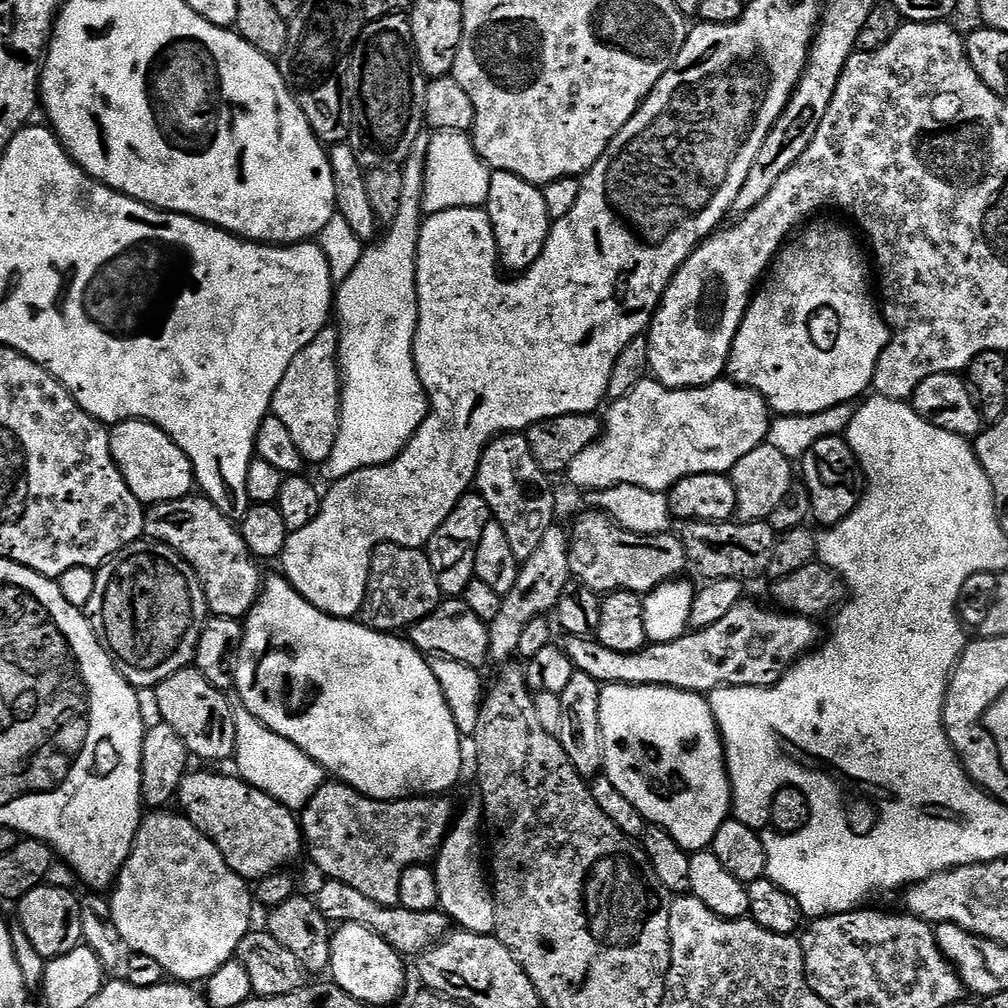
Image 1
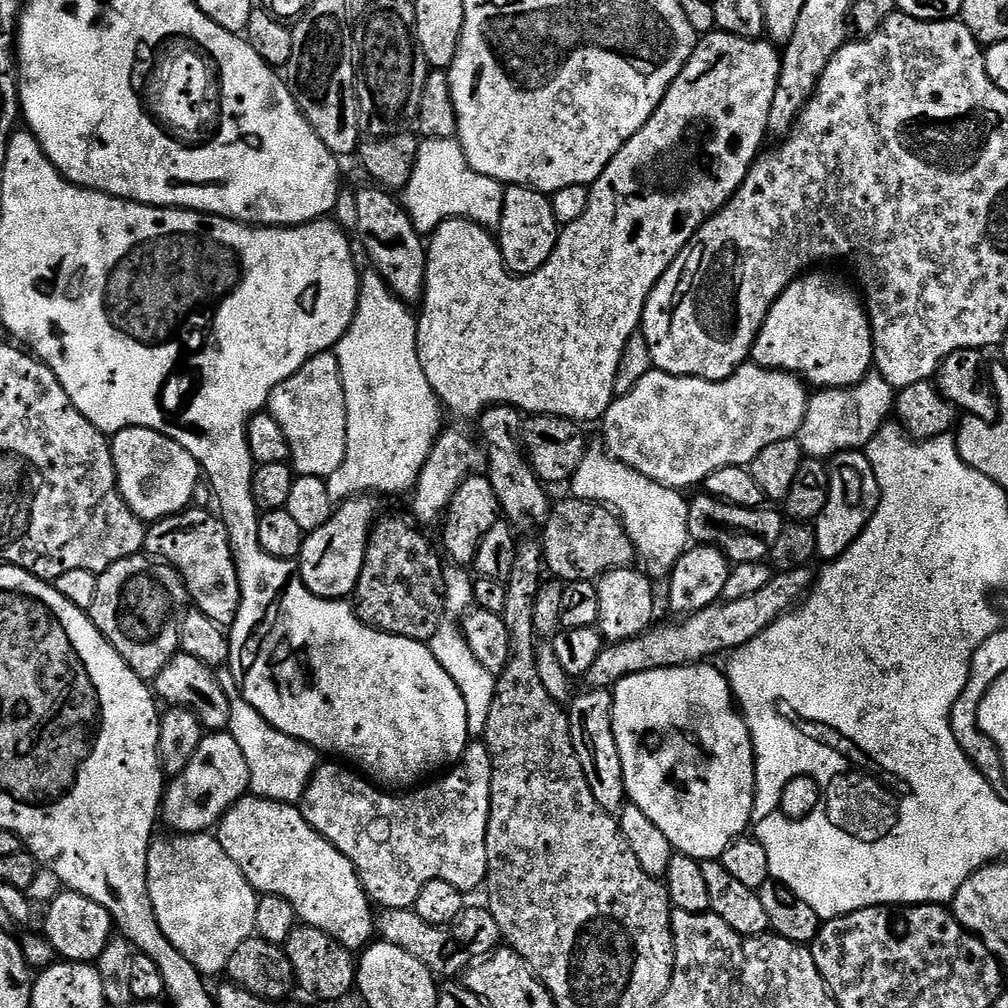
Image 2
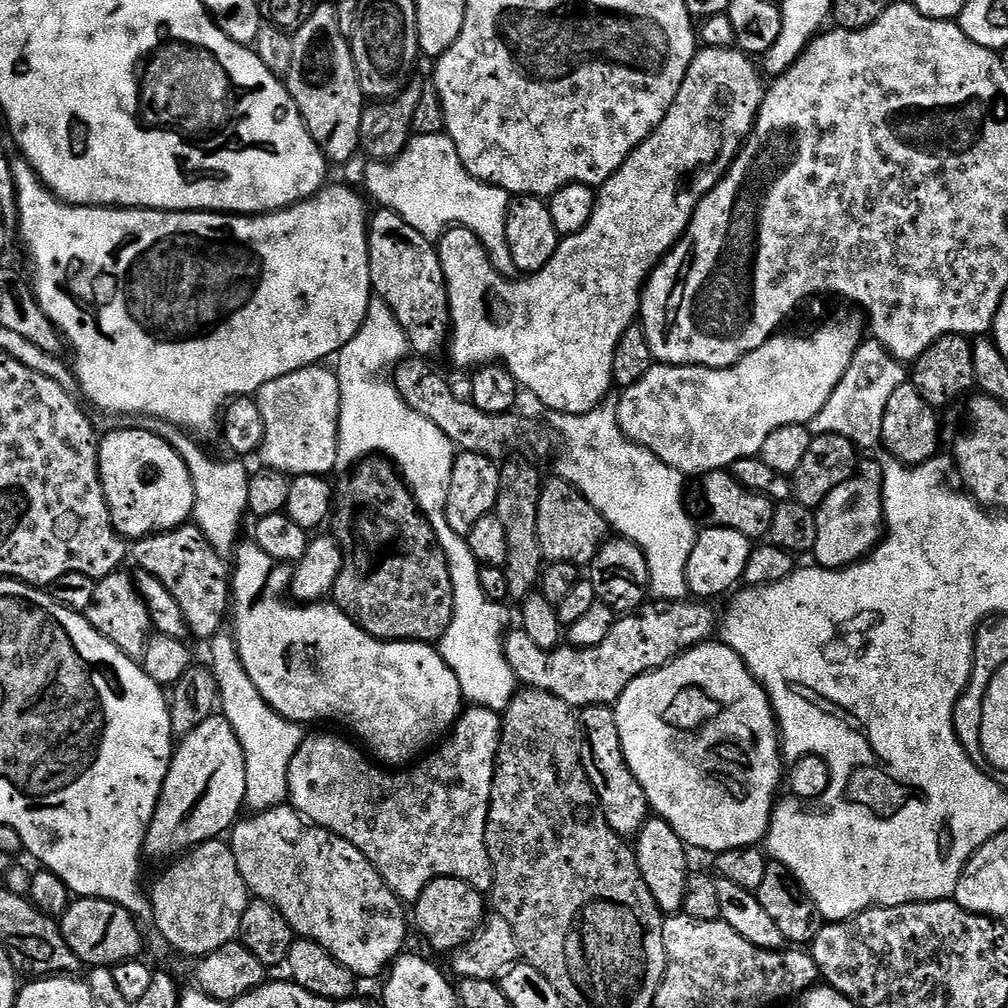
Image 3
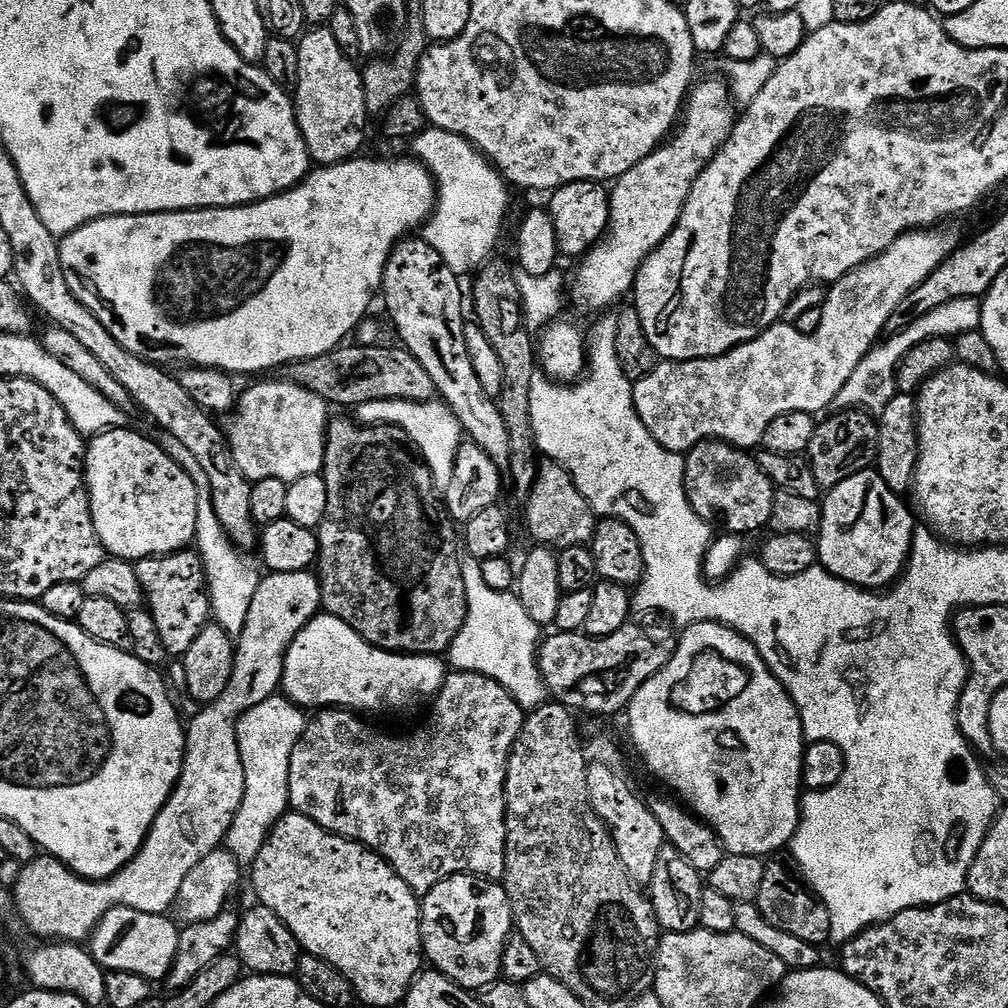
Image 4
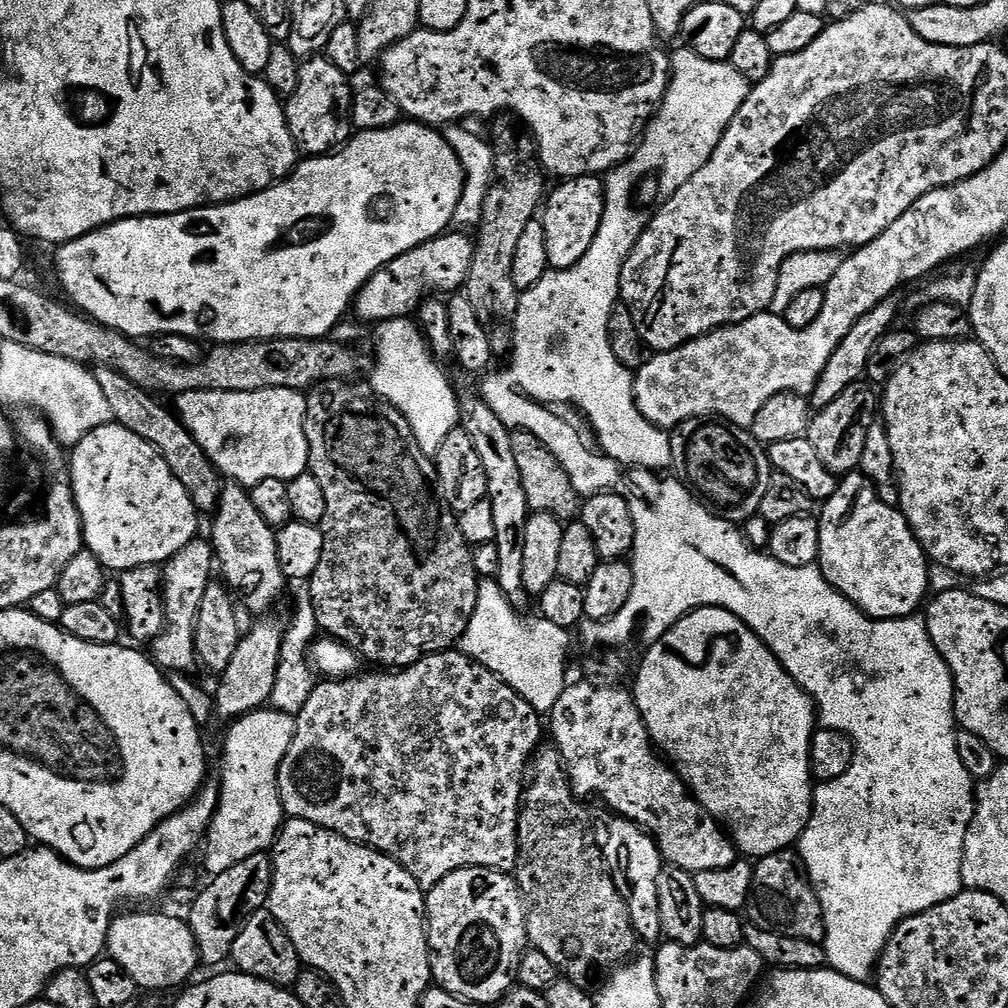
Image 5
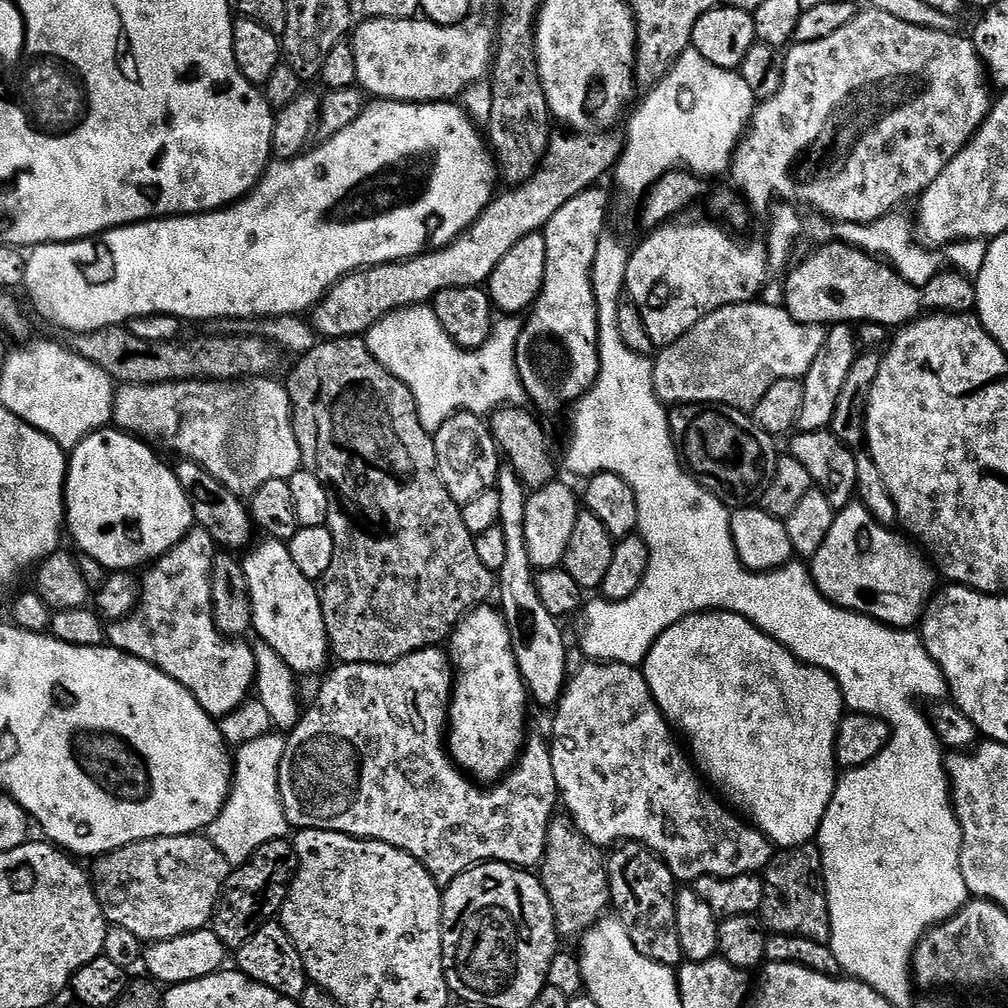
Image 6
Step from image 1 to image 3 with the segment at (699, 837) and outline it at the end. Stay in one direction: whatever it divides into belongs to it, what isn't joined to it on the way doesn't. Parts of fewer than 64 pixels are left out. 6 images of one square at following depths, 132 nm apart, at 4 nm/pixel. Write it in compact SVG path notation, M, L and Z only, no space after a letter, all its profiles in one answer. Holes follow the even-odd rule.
M723 642L697 644L695 648L680 653L675 660L660 668L647 672L644 676L634 678L630 686L614 705L618 722L618 738L622 742L622 754L648 799L648 807L659 819L664 820L676 831L689 849L701 848L704 852L715 854L729 852L735 848L750 848L759 845L767 837L768 825L773 823L772 803L776 800L776 787L782 784L782 768L780 772L780 756L782 757L782 741L778 735L776 715L772 712L772 703L768 701L768 692L762 684L752 677L748 667L740 661L740 655Z

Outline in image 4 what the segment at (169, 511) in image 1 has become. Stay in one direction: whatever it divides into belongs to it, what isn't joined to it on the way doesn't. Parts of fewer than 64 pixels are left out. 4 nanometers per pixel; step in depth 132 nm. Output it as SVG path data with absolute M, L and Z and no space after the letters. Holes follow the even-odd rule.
M185 550L183 552L172 552L168 556L147 556L145 560L137 560L134 564L138 582L140 583L141 590L144 591L144 604L146 611L152 616L154 626L158 628L158 638L162 640L162 646L165 653L169 657L176 656L176 658L183 658L186 650L190 650L190 642L194 642L194 638L198 636L200 631L210 622L210 601L208 598L208 582L204 579L204 564L200 561L200 554L195 550Z

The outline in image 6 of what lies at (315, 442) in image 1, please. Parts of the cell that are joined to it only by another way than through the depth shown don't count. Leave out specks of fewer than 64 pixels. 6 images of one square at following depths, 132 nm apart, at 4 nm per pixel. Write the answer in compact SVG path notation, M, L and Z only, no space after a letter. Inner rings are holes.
M245 378L243 380L179 380L169 384L126 384L115 389L112 397L112 415L111 423L115 427L133 435L143 438L145 441L161 440L172 452L177 452L177 457L185 460L193 460L198 466L205 468L226 490L230 490L236 496L247 497L262 482L274 482L275 480L288 481L295 472L301 471L300 464L300 444L296 441L296 432L292 429L292 424L288 419L292 416L294 405L292 399L288 397L287 389L283 383L280 384L276 378Z

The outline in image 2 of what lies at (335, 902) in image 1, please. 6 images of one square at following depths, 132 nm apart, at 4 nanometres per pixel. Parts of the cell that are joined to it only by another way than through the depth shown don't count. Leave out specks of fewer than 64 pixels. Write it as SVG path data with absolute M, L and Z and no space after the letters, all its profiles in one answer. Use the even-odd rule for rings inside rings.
M480 906L480 908L465 907L464 911L458 914L458 918L452 920L451 924L426 922L422 918L418 918L418 914L412 908L390 908L379 913L378 936L383 943L398 946L402 950L406 950L406 954L414 954L414 958L422 961L431 972L440 978L459 977L473 962L489 955L502 940L498 922L494 922L494 918L484 906Z

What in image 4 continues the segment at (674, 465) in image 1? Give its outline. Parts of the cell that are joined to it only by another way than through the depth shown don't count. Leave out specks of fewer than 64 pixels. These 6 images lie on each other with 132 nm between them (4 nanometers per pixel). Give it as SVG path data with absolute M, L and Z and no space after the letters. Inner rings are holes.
M913 230L902 234L884 252L837 280L827 289L828 297L820 308L820 325L813 332L799 332L791 323L777 322L752 340L720 356L657 363L653 372L633 383L632 397L638 418L642 418L646 430L661 448L684 454L695 444L709 438L723 440L736 448L752 450L760 444L761 434L774 418L790 412L820 414L831 409L835 396L855 367L881 339L880 330L888 319L898 312L906 297L952 253L954 241L946 233L936 231L940 230Z

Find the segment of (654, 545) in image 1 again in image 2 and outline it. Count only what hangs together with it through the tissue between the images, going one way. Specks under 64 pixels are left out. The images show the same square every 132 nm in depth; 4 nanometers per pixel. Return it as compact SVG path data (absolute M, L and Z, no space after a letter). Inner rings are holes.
M571 498L572 500L560 500L551 505L547 520L543 521L544 541L544 562L547 571L555 579L561 582L573 581L595 581L604 573L615 568L627 568L633 563L632 559L637 559L638 553L635 544L626 534L620 517L615 512L604 507L603 504L593 504L591 500L581 500Z

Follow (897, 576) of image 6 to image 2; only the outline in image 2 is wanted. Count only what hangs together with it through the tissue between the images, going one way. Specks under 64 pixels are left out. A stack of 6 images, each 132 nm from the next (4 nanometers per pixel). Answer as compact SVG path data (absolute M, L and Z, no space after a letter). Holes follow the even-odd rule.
M840 450L830 460L828 497L822 514L814 521L816 556L824 562L837 560L862 533L880 501L878 478L864 450Z

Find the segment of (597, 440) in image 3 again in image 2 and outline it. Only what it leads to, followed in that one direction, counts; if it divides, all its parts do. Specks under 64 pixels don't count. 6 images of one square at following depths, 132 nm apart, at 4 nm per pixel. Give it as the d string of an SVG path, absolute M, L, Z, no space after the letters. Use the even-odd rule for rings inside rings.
M591 460L581 464L579 472L572 477L570 487L576 491L573 493L581 500L603 504L605 508L615 512L641 557L660 556L665 552L669 561L677 561L686 551L684 540L686 541L689 501L685 493L646 478L641 472L619 460Z

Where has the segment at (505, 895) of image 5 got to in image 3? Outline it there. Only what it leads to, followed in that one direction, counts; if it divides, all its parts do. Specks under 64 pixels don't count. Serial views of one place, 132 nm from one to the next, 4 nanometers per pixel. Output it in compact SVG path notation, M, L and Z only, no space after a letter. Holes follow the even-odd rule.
M440 876L437 880L431 880L414 902L414 924L415 927L416 924L420 927L420 932L428 939L430 947L452 954L467 944L483 925L486 919L484 904L486 908L485 897L477 888L471 888L465 880L455 880L453 876Z

